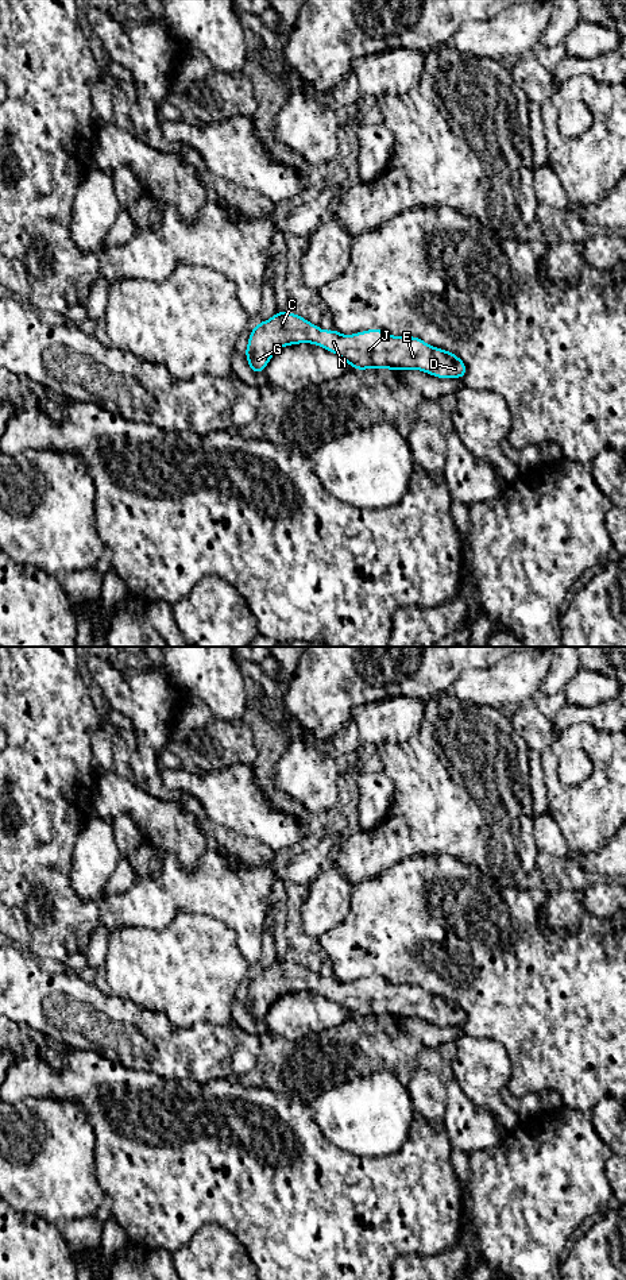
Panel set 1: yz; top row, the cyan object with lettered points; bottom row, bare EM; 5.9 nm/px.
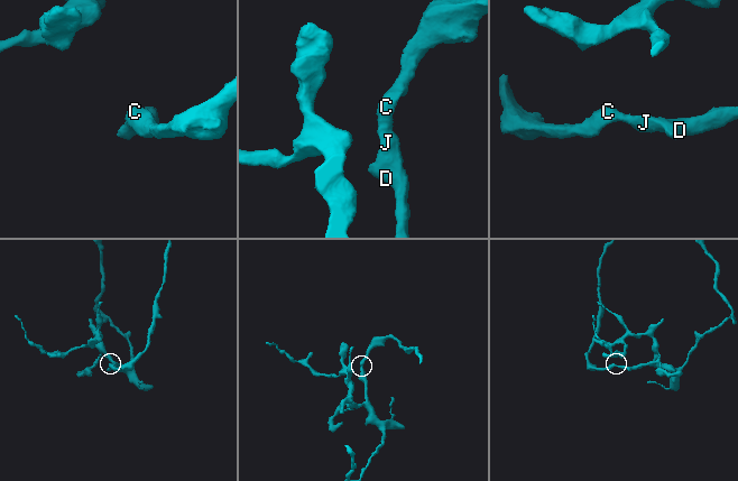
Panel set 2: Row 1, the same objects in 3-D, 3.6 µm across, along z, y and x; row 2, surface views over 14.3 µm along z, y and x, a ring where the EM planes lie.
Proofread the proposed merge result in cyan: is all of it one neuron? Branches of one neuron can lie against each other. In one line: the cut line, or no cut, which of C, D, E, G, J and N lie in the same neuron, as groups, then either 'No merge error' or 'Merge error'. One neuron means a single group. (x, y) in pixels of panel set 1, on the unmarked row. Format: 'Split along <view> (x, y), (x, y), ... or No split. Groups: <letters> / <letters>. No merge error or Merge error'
No split. Groups: C D E G J N. No merge error

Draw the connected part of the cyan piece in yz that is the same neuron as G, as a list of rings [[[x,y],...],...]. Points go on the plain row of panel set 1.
[[[279,959],[250,980],[246,995],[250,1017],[255,1022],[264,1019],[279,996],[300,991],[317,992],[360,1019],[372,1015],[421,1018],[443,1028],[463,1026],[467,1021],[457,1003],[416,984],[393,984],[379,976],[341,983],[335,976],[322,979],[295,961]]]

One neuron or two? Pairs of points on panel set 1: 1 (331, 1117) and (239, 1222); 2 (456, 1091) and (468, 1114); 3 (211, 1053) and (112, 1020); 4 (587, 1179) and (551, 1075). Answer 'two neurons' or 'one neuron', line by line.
1: two neurons
2: one neuron
3: one neuron
4: two neurons

